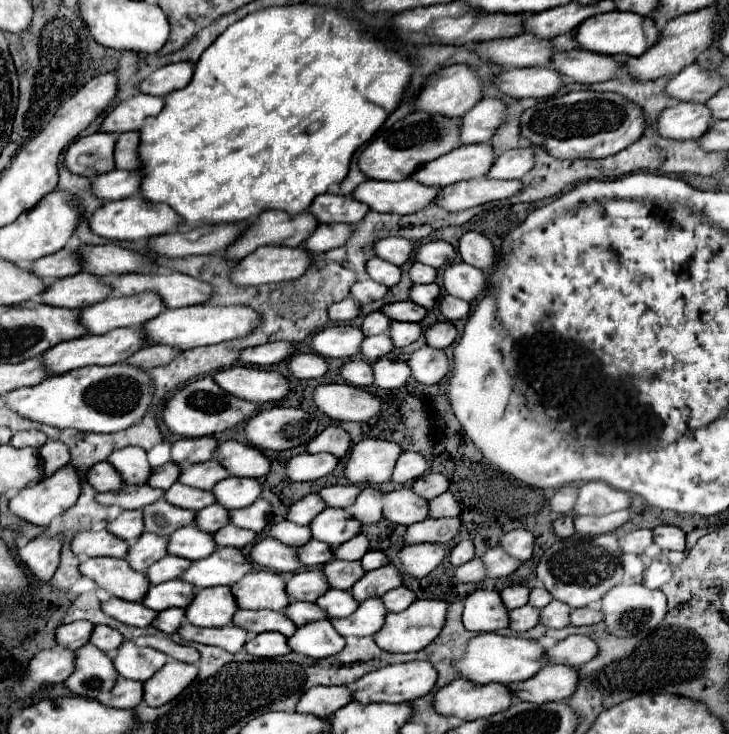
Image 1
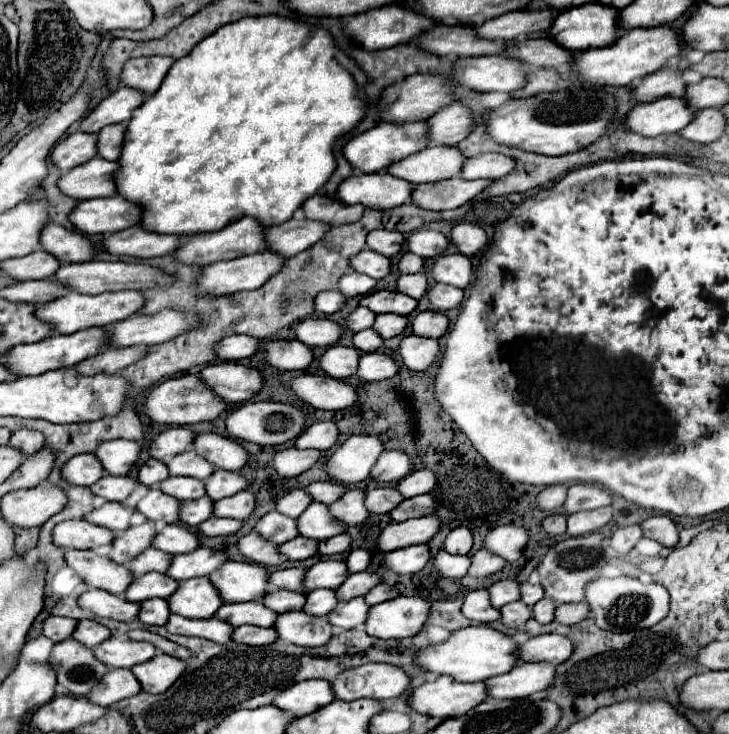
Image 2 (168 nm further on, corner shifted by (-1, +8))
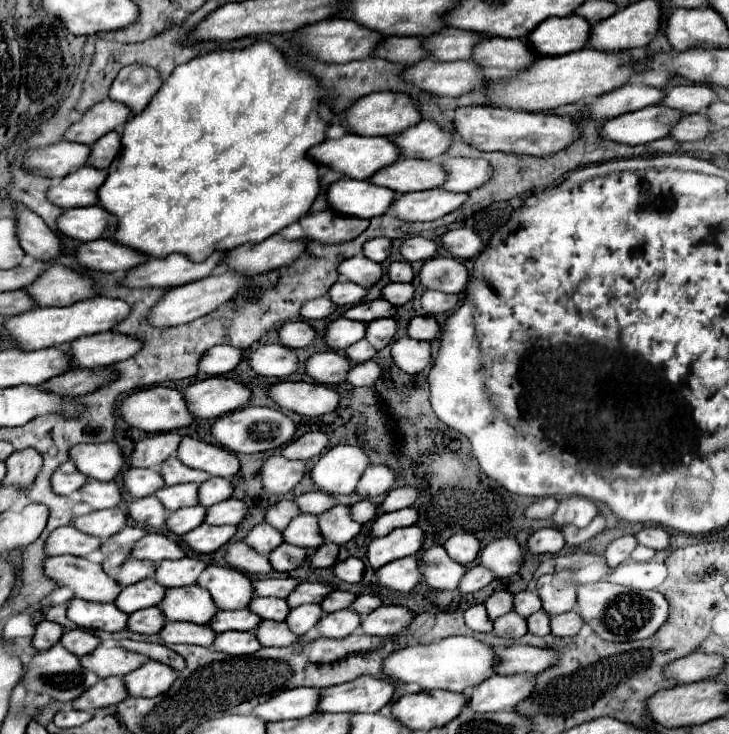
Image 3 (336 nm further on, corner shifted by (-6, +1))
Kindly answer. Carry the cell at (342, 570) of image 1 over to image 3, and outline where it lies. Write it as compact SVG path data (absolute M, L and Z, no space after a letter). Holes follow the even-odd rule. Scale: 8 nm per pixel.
M300 583L294 591L292 591L292 597L288 597L288 605L292 607L298 607L298 605L304 605L304 603L322 603L324 597L328 597L332 593L332 585L326 585L326 583Z

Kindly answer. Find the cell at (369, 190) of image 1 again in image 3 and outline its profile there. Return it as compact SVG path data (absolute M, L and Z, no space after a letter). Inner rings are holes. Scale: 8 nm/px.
M340 179L328 189L328 203L344 215L372 219L376 215L384 215L394 199L400 197L392 189L378 187L370 181L356 179Z

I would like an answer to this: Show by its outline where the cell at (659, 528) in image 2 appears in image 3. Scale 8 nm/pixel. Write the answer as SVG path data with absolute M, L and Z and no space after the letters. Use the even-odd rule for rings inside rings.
M644 527L640 533L636 533L636 539L652 549L666 549L670 545L670 533L664 527Z

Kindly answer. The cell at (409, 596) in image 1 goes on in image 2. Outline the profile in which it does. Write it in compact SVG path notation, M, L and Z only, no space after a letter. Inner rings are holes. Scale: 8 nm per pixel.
M377 584L377 586L373 586L363 598L365 598L365 602L367 602L369 606L375 606L375 604L381 604L381 602L391 600L391 598L397 598L397 596L399 596L399 592L397 592L395 588L387 586L387 584Z

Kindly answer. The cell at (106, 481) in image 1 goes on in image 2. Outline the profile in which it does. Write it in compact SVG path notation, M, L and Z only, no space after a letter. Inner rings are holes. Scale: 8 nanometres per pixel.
M77 454L61 468L61 478L73 486L91 486L105 474L93 454Z

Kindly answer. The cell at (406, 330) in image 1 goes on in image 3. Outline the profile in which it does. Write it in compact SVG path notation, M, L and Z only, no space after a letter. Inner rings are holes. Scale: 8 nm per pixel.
M376 319L372 323L368 323L368 331L366 331L366 339L380 351L384 349L396 335L398 331L398 321L394 319Z

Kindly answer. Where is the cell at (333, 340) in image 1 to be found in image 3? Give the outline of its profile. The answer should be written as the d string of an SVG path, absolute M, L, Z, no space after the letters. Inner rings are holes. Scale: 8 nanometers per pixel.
M306 321L284 323L282 329L278 331L278 335L280 335L280 343L286 347L292 347L292 349L310 347L316 339L316 331Z

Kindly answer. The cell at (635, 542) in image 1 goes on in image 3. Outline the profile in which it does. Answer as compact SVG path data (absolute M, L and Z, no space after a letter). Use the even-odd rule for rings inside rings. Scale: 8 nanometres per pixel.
M624 535L624 537L616 539L616 541L612 541L608 545L606 553L604 553L608 565L610 567L616 567L616 565L628 561L630 559L630 553L636 549L636 545L638 545L638 541L636 541L634 535Z

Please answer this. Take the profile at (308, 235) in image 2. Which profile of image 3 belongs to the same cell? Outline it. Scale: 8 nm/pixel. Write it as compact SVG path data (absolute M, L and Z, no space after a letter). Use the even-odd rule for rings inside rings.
M272 235L260 243L244 243L226 255L224 265L240 273L258 275L270 269L280 269L292 265L304 255L308 239L286 239L282 235Z

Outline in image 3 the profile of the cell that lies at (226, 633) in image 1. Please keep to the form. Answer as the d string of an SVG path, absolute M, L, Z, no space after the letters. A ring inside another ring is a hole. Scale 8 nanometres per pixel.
M168 621L164 625L164 629L160 631L160 637L164 639L166 645L170 645L170 643L192 643L192 645L212 647L216 633L212 633L212 629L206 625Z

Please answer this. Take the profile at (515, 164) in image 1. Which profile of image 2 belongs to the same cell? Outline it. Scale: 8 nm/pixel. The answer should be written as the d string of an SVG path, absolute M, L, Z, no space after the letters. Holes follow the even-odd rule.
M479 154L475 158L467 158L461 168L461 178L465 180L497 180L505 176L515 166L515 160L503 154Z

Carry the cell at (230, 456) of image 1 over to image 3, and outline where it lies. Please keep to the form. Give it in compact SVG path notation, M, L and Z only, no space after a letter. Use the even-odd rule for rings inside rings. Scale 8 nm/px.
M192 437L182 439L178 447L178 459L184 465L192 469L202 469L214 477L232 479L240 471L240 463L232 451Z

